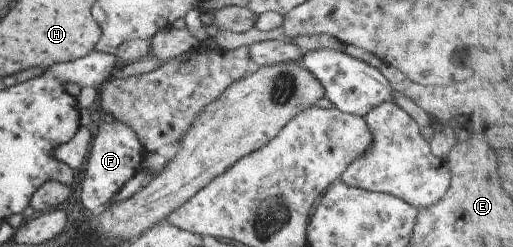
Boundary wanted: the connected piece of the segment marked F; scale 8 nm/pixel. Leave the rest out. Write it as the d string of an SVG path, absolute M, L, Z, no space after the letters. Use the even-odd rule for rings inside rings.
M112 120L111 123L99 123L90 141L90 148L86 157L85 175L81 181L79 195L83 207L92 214L99 213L109 201L109 198L123 185L126 185L142 164L144 149L135 134L121 122Z

